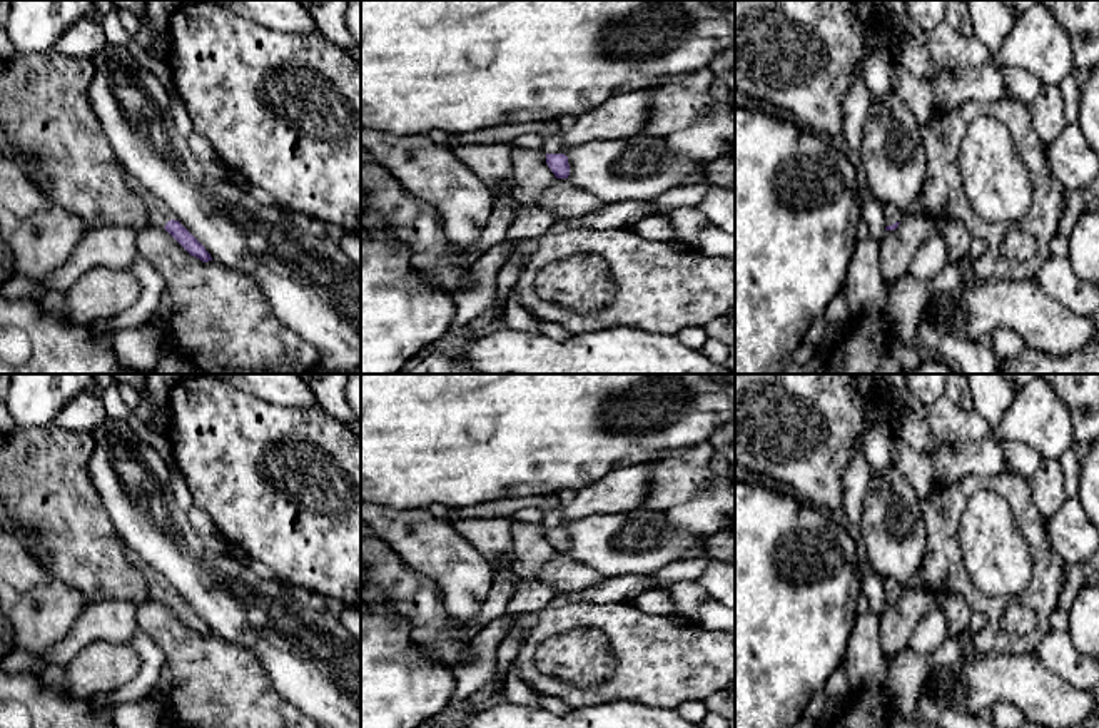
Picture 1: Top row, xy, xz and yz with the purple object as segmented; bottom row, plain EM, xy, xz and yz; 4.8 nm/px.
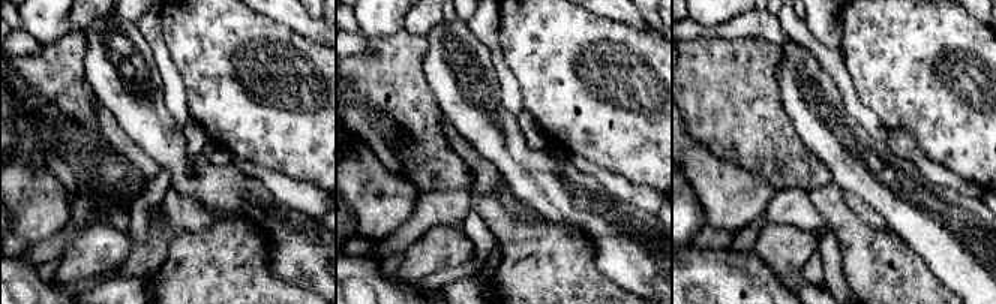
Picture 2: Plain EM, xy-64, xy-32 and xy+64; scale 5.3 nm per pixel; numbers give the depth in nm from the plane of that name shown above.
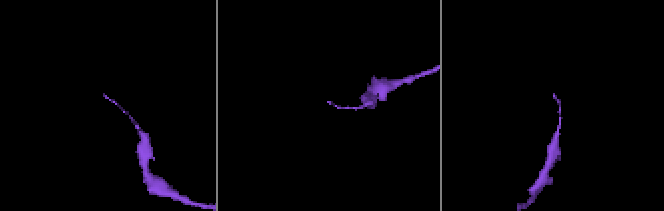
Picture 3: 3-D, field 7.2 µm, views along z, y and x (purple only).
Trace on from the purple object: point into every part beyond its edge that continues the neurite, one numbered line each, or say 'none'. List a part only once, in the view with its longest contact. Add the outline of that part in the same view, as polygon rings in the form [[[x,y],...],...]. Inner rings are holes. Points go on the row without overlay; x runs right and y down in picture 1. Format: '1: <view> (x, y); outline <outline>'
1: xy (159, 588); outline [[[124,546],[124,553],[127,559],[134,563],[145,576],[149,586],[149,601],[164,603],[169,594],[179,594],[160,573],[147,566],[129,546]]]

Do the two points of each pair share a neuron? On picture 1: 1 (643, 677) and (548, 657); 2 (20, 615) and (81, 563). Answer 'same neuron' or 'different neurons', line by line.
1: different neurons
2: different neurons

